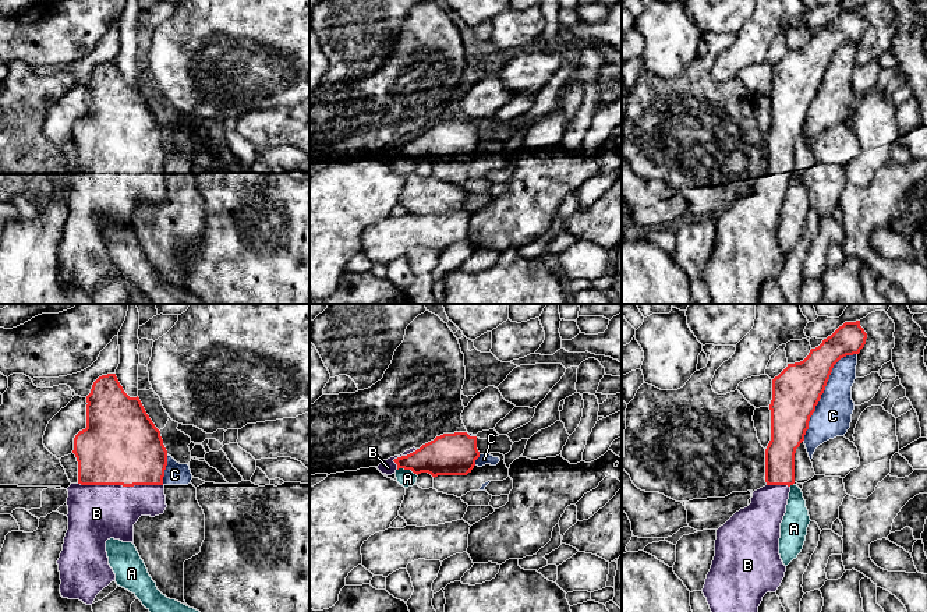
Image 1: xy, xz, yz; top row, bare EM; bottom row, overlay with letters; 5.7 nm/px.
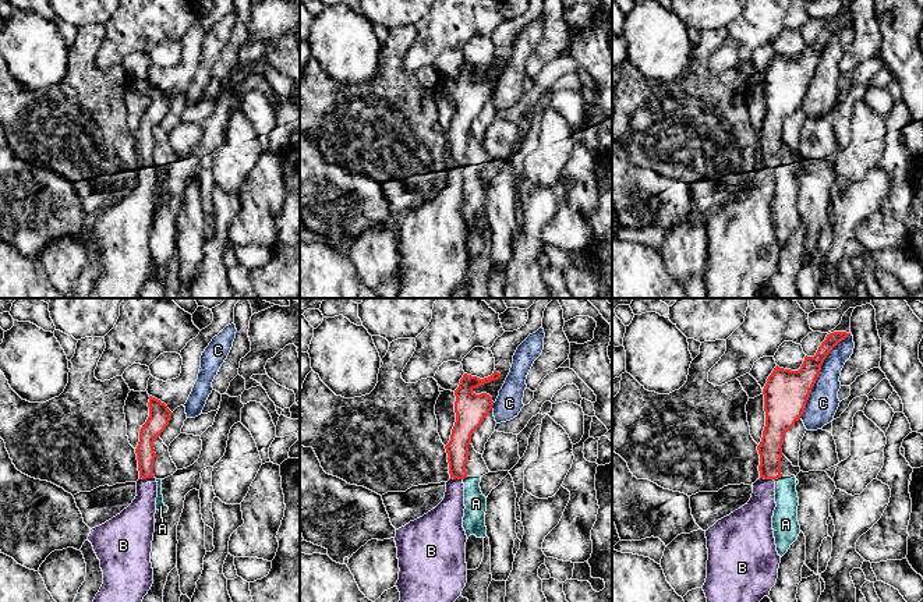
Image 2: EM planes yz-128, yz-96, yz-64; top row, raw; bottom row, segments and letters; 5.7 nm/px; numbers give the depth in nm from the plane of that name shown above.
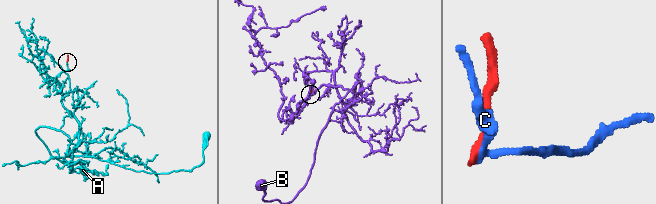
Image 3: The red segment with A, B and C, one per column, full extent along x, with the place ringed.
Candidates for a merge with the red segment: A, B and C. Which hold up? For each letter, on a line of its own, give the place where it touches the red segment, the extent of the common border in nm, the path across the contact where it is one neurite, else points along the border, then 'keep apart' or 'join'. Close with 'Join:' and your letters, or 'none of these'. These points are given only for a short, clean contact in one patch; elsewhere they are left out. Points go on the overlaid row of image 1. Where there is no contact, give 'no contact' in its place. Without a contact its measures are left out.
A: meets red in xz at (407, 469); contact 130 nm long; border along xz (397, 469), (410, 469), (417, 476); keep apart
B: meets red in xy at (120, 484); contact 500 nm long; runs through xy (120, 445), (120, 484), (96, 513); join
C: meets red in yz at (823, 392); contact 600 nm long; keep apart
Join: B

